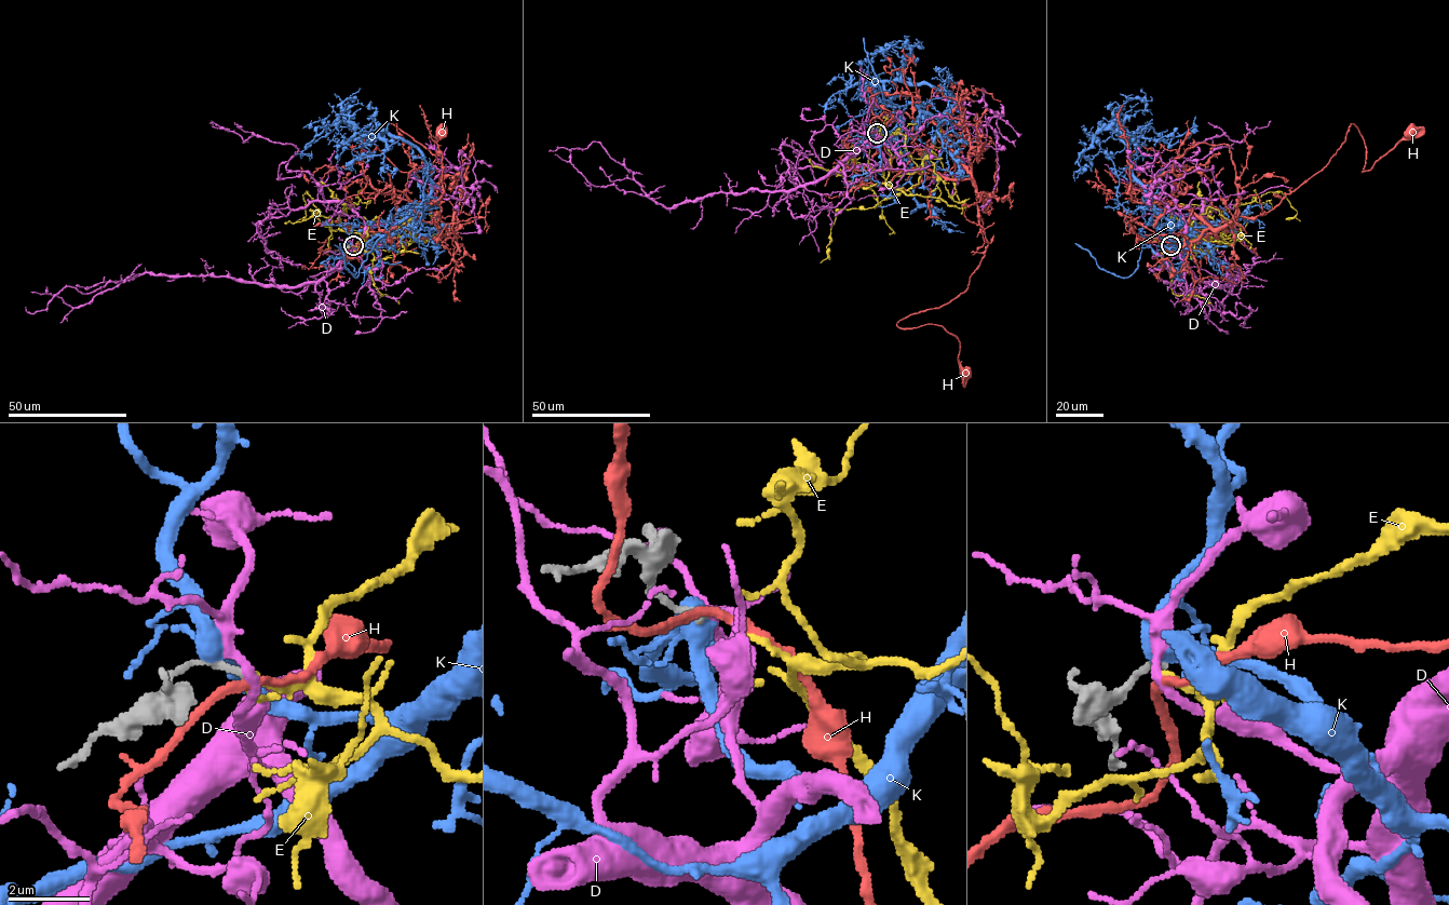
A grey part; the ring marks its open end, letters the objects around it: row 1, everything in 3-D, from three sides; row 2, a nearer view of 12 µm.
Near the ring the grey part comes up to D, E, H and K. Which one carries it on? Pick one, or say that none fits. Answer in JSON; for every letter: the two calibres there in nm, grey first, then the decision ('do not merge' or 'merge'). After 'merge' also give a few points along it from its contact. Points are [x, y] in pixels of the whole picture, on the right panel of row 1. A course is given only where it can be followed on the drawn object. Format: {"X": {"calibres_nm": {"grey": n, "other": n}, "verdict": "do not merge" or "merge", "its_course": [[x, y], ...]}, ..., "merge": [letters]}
{"D": {"calibres_nm": {"grey": 170, "other": 280}, "verdict": "do not merge"}, "E": {"calibres_nm": {"grey": 160, "other": 120}, "verdict": "merge", "its_course": [[1170, 245], [1205, 231], [1232, 246], [1245, 234], [1196, 234], [1240, 231], [1267, 192], [1300, 221]]}, "H": {"calibres_nm": {"grey": 160, "other": 200}, "verdict": "do not merge"}, "K": {"calibres_nm": {"grey": 200, "other": 360}, "verdict": "do not merge"}, "merge": ["E"]}

